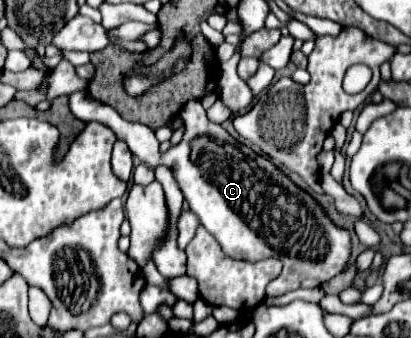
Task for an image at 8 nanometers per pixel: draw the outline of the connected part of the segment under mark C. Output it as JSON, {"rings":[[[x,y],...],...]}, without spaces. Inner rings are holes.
{"rings":[[[88,90],[70,94],[70,110],[82,122],[104,122],[118,138],[128,142],[130,152],[136,154],[148,168],[170,168],[190,210],[216,238],[226,256],[248,262],[264,260],[266,256],[280,258],[284,268],[280,276],[266,286],[268,296],[282,296],[284,292],[296,288],[322,286],[340,274],[348,262],[350,234],[338,228],[324,214],[320,204],[292,184],[270,160],[234,140],[220,124],[210,122],[198,100],[184,104],[184,138],[166,152],[160,152],[160,142],[148,126],[126,122],[114,108],[94,100]],[[242,224],[250,230],[242,232]],[[302,224],[308,224],[308,232],[300,232]]]}

